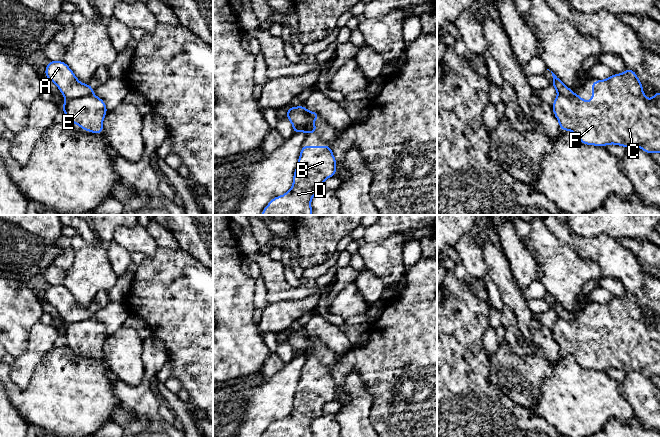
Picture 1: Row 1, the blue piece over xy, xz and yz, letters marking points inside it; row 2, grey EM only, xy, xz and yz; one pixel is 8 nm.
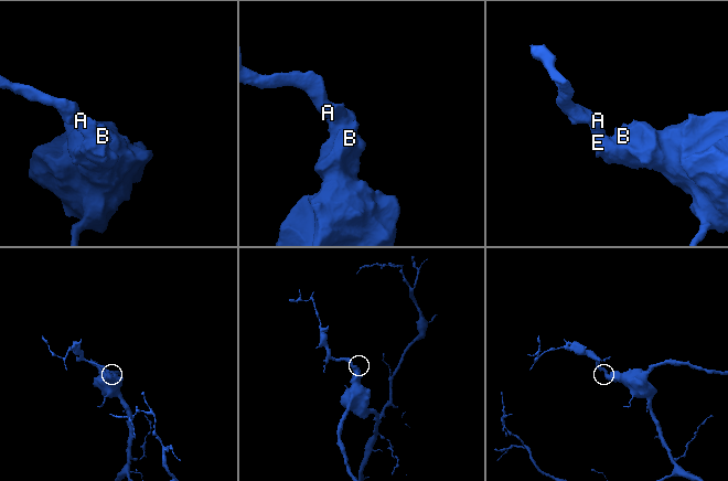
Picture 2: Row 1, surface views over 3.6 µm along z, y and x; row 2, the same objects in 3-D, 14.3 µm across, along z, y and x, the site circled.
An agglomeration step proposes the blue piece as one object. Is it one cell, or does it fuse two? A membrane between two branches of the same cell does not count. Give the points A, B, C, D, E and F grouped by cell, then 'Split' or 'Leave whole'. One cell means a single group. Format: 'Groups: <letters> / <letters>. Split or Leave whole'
Groups: A / B C D E F. Split

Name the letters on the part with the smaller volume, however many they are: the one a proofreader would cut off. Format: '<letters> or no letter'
A

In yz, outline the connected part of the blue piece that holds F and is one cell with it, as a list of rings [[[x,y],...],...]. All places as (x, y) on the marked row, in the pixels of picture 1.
[[[626,69],[621,74],[613,74],[605,80],[593,81],[591,101],[585,101],[575,93],[568,97],[558,94],[552,108],[559,121],[561,131],[572,131],[576,138],[585,145],[599,147],[609,144],[622,147],[635,146],[649,154],[660,153],[660,93],[655,92],[652,99],[647,99],[637,74],[631,69]]]

